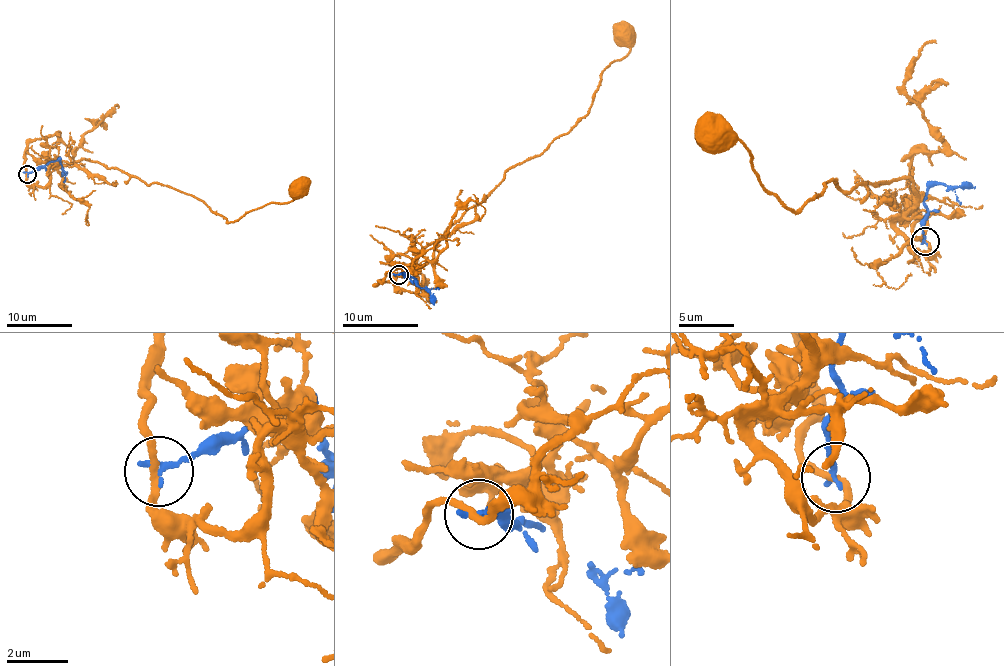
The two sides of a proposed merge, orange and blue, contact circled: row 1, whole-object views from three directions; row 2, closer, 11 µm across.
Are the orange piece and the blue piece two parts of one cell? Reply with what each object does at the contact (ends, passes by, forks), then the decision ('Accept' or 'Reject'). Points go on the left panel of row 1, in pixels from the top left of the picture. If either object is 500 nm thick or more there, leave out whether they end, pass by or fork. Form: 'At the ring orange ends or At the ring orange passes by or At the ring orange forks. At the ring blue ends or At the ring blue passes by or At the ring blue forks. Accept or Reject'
At the ring orange passes by. At the ring blue ends. Reject

